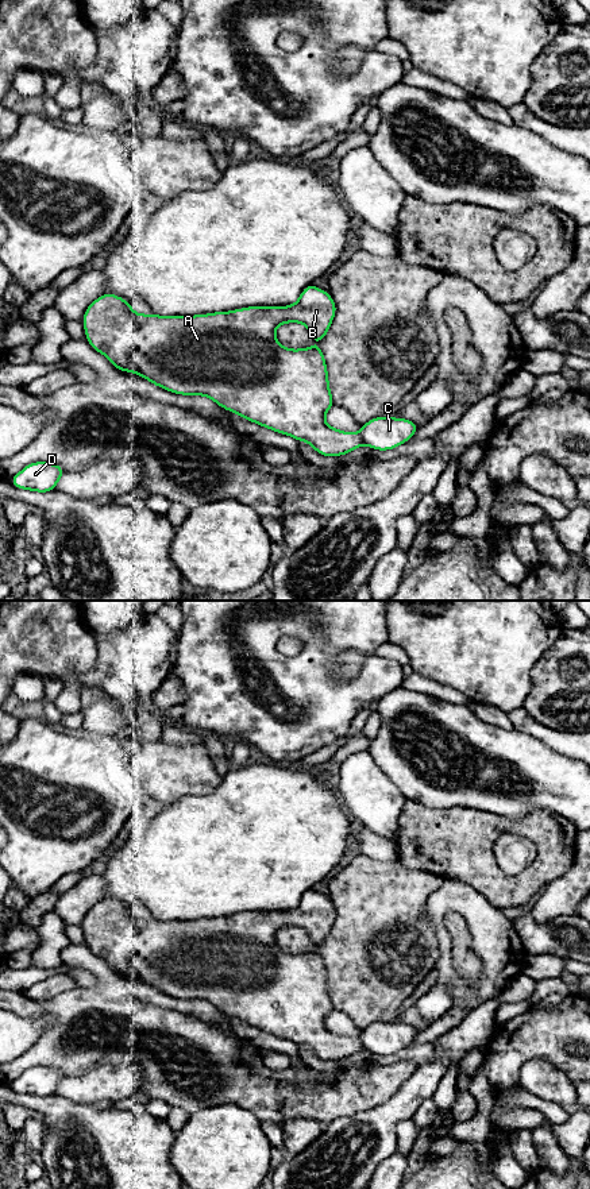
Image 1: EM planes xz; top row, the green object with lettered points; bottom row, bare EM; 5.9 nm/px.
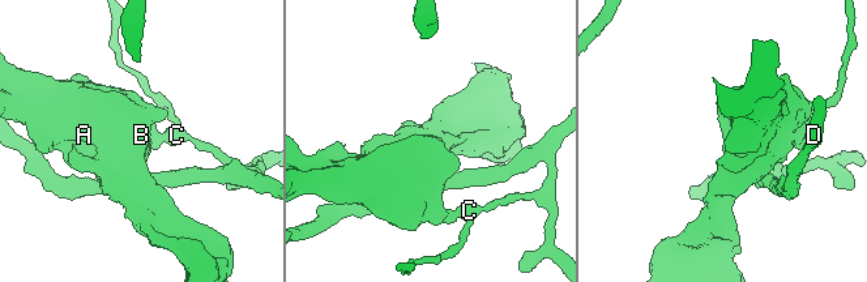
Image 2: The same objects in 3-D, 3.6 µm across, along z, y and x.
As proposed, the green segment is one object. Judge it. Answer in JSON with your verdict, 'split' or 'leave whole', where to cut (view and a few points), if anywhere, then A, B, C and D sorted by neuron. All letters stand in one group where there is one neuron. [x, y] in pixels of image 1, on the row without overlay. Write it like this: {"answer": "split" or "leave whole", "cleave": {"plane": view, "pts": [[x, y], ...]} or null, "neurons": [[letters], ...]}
{"answer": "split", "cleave": {"plane": "xz", "pts": [[359, 1038], [363, 1046]]}, "neurons": [["A", "B"], ["C", "D"]]}

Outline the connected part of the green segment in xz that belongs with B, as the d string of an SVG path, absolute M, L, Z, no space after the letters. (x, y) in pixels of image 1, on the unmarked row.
M312 888L312 889L308 889L301 896L301 900L296 908L290 911L285 911L285 912L284 911L248 911L243 914L235 914L232 916L216 916L216 918L209 918L209 919L173 920L173 922L163 922L155 918L138 919L132 915L128 906L124 906L119 900L105 897L100 900L97 904L95 904L88 911L88 914L84 918L82 929L85 933L88 947L97 957L107 961L119 976L135 977L143 981L144 984L150 985L153 989L157 989L176 999L207 1000L211 1004L213 1004L217 1010L220 1010L223 1014L234 1016L251 1027L257 1027L267 1034L292 1041L297 1046L309 1047L315 1053L315 1055L323 1061L340 1061L340 1059L350 1058L352 1054L360 1051L363 1049L363 1045L362 1045L360 1038L350 1038L350 1036L338 1035L335 1032L331 1032L324 1024L325 1016L333 1012L333 1004L329 996L328 977L327 977L327 969L324 965L324 958L321 957L317 949L309 953L289 954L289 953L282 951L275 943L275 933L278 930L284 927L302 927L306 930L311 941L316 945L316 947L319 947L321 943L325 942L329 934L329 930L335 922L335 918L336 918L336 910L332 902L328 899L328 896L319 893Z

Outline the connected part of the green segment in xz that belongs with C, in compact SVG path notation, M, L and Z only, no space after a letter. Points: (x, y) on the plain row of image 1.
M374 1022L362 1030L360 1041L373 1054L393 1054L413 1042L419 1030L405 1023Z

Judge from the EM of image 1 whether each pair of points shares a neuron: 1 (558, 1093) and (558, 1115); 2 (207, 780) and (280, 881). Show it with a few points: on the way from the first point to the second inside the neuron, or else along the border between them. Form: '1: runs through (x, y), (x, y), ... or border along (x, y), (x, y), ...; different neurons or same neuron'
1: border along (528, 1091), (562, 1107); different neurons
2: border along (223, 778), (212, 791), (182, 798); different neurons

